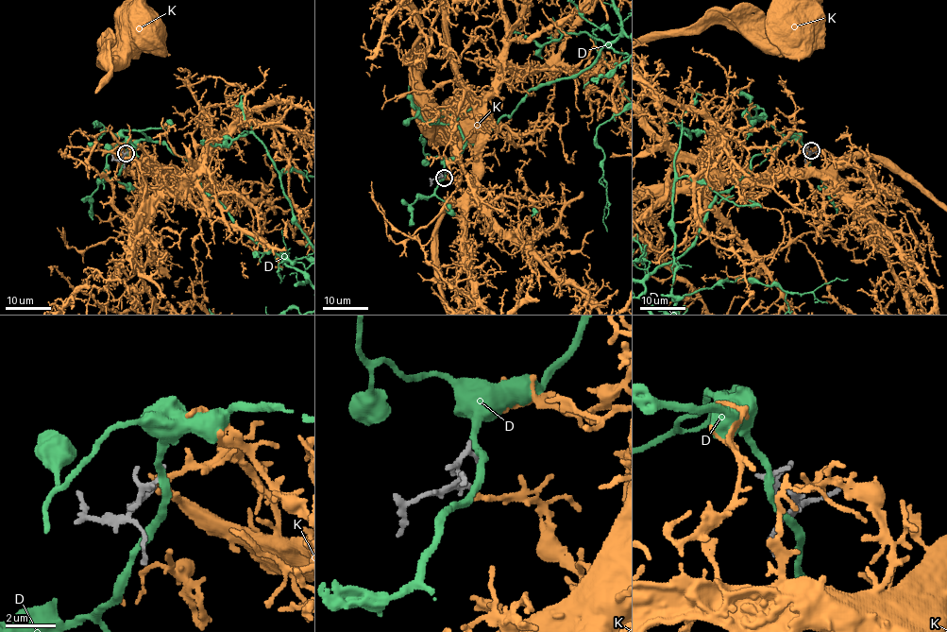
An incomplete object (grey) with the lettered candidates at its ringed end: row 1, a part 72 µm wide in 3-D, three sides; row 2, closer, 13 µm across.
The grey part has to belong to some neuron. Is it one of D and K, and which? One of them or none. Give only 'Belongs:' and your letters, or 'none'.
Belongs: K

